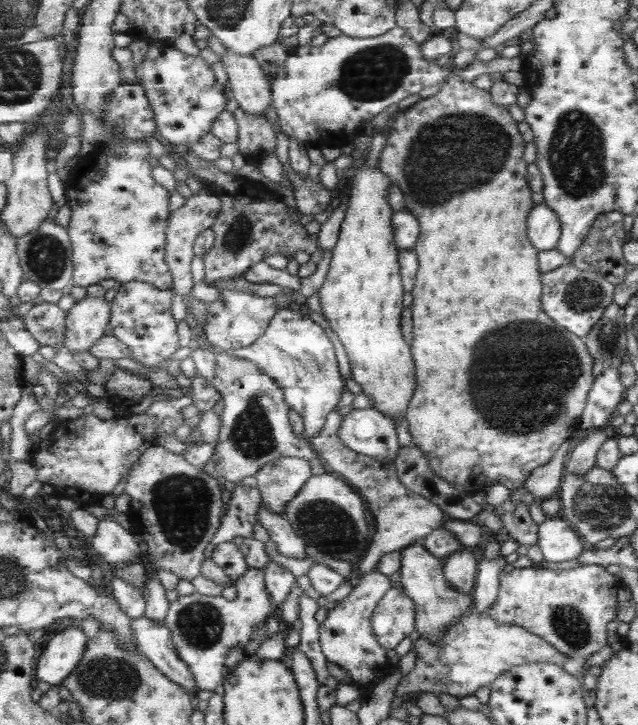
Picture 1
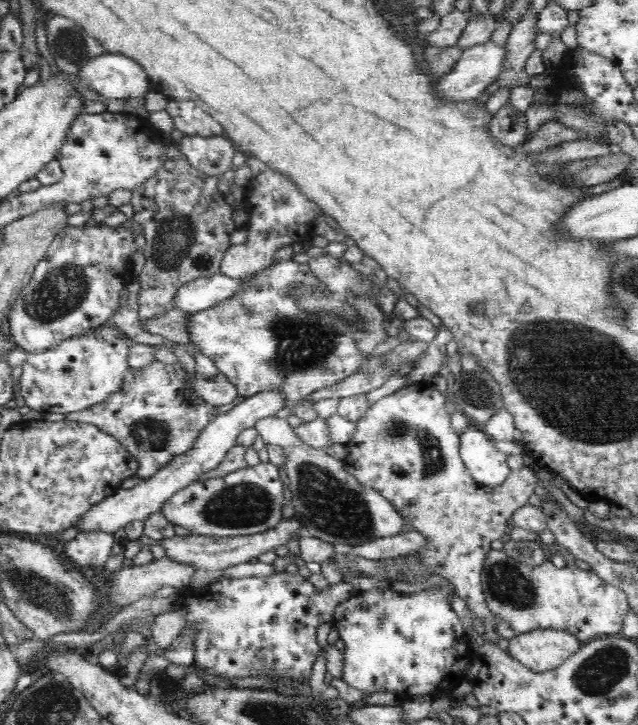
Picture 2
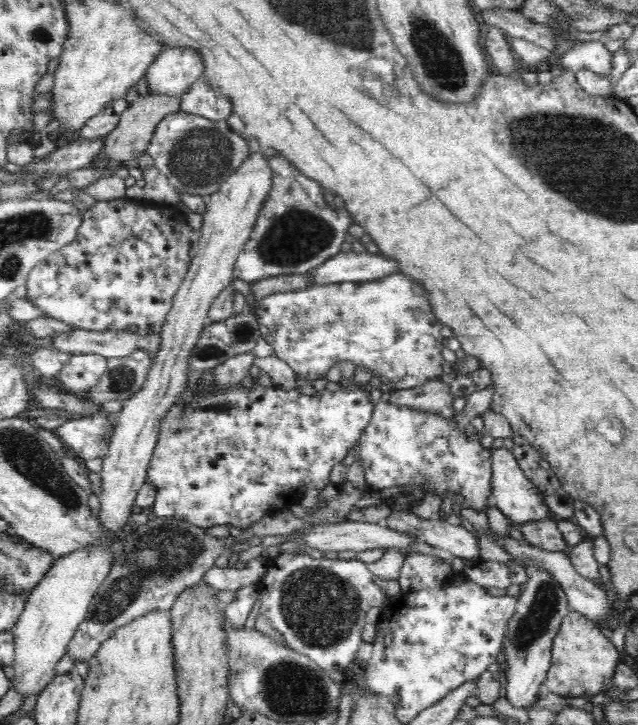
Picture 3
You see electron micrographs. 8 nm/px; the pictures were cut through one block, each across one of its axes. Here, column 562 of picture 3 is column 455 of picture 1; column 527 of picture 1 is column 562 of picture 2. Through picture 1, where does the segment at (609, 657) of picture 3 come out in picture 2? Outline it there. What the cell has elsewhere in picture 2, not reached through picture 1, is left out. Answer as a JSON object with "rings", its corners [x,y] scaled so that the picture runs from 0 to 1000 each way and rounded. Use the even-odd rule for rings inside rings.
{"rings":[[[842,868],[809,874],[795,897],[831,924],[851,928],[887,913],[911,891],[912,886],[893,870]]]}

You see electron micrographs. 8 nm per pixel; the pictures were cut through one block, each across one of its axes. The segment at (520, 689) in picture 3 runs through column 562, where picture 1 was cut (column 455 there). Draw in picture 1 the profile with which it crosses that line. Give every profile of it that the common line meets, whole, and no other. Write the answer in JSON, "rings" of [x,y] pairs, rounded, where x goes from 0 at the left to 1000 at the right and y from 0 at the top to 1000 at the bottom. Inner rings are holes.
{"rings":[[[663,745],[641,752],[627,760],[632,767],[632,783],[624,793],[630,811],[650,830],[654,841],[654,862],[650,862],[650,877],[669,880],[679,888],[691,888],[697,874],[704,874],[704,866],[713,858],[723,858],[727,850],[748,847],[745,840],[745,825],[738,828],[735,819],[716,815],[716,810],[704,807],[704,799],[697,799],[697,777],[672,761]]]}

